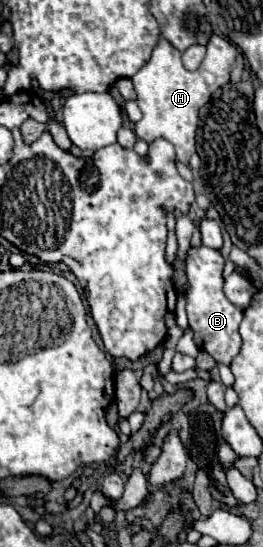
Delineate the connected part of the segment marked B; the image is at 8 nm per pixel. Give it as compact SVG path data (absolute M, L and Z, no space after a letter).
M201 246L191 248L185 260L187 264L187 278L189 278L189 292L187 292L187 316L189 326L195 332L195 344L199 350L205 350L215 358L217 364L229 364L241 348L239 324L243 318L243 310L233 306L223 294L223 266L225 256L219 250Z

